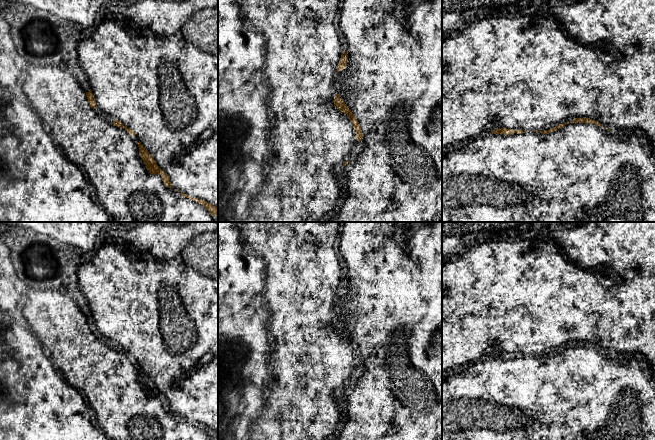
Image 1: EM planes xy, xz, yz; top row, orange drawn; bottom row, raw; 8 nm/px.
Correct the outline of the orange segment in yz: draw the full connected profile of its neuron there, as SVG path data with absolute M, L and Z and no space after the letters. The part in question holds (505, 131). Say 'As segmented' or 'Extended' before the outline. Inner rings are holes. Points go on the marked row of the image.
As segmented. M499 128L499 129L495 129L494 131L492 131L492 134L504 134L504 135L510 135L510 134L514 134L514 133L524 133L525 131L523 130L513 130L513 129L507 129L507 128Z

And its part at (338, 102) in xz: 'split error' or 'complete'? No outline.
complete

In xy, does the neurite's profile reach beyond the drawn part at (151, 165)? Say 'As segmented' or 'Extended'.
As segmented

